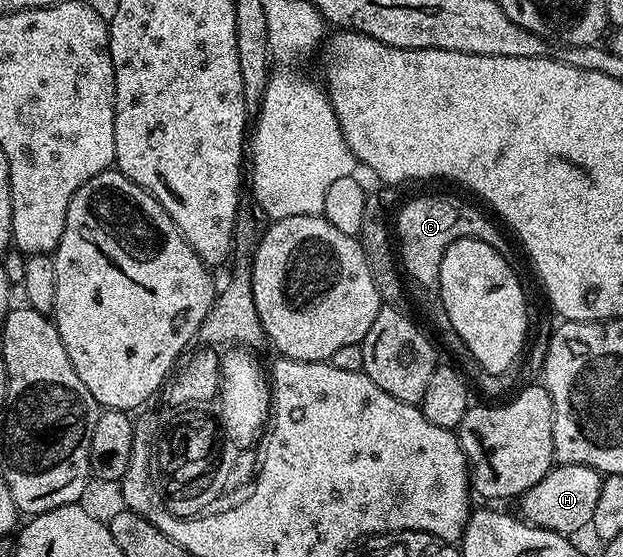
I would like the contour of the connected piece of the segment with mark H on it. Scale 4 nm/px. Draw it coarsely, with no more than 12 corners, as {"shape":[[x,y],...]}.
{"shape":[[554,465],[520,496],[520,514],[566,537],[588,528],[596,467]]}

